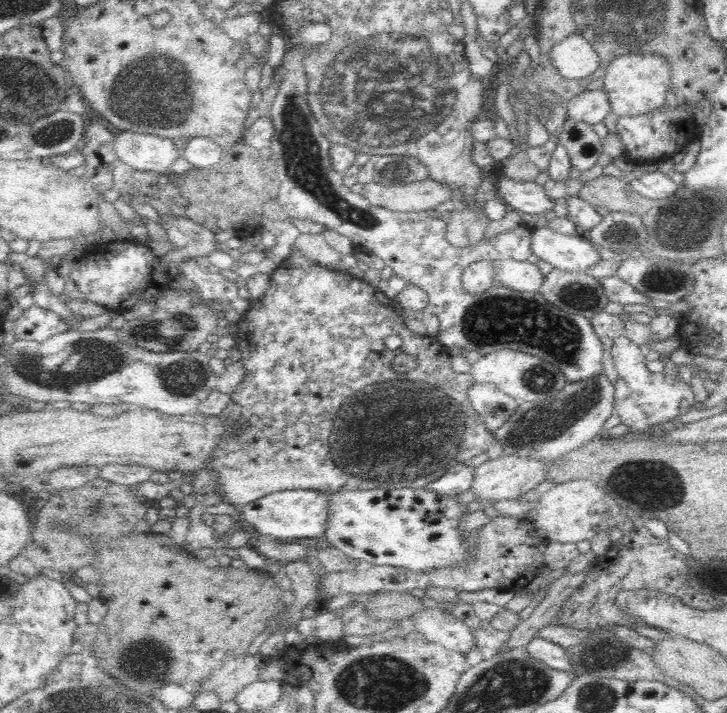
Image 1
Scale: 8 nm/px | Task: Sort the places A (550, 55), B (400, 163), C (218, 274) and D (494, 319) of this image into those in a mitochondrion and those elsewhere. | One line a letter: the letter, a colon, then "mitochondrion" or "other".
A: other
B: mitochondrion
C: other
D: mitochondrion

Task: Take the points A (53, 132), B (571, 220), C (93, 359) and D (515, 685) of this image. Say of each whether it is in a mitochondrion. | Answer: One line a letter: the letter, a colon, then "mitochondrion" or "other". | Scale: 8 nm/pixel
A: mitochondrion
B: other
C: mitochondrion
D: mitochondrion

